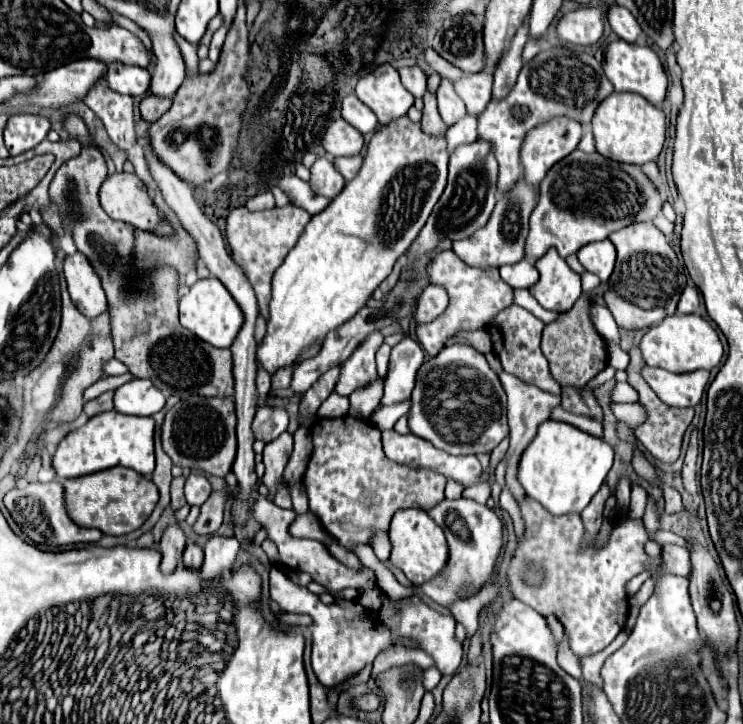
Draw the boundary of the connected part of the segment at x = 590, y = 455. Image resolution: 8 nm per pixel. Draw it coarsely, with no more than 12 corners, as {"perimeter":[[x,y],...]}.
{"perimeter":[[548,419],[518,481],[552,515],[580,513],[612,447]]}

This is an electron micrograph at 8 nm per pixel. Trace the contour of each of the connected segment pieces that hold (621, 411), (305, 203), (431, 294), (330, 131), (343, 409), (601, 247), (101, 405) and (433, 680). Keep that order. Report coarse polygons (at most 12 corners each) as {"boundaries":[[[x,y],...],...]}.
{"boundaries":[[[614,403],[616,419],[636,429],[646,421],[640,403]],[[296,175],[282,177],[278,187],[296,207],[310,215],[324,211],[330,199],[316,195]],[[428,285],[418,299],[418,325],[434,321],[448,307],[444,287]],[[342,117],[324,131],[322,147],[332,157],[360,153],[364,139]],[[332,393],[318,409],[318,417],[348,413],[348,397]],[[610,239],[578,251],[586,271],[608,281],[616,261]],[[102,393],[100,397],[84,405],[86,417],[114,409],[114,393]],[[436,667],[424,671],[424,689],[432,691],[440,683]]]}

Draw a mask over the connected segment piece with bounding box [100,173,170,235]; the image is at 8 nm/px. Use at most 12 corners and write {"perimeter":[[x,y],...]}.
{"perimeter":[[134,173],[108,175],[100,203],[112,219],[170,233]]}

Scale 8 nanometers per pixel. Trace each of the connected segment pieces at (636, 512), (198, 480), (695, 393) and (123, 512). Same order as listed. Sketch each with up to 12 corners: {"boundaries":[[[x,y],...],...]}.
{"boundaries":[[[632,487],[628,509],[630,519],[642,519],[646,507],[646,491]],[[190,473],[184,495],[188,505],[202,505],[212,487],[202,473]],[[642,367],[646,383],[672,407],[696,407],[708,371]],[[120,465],[68,479],[68,515],[104,535],[136,531],[156,485]]]}

